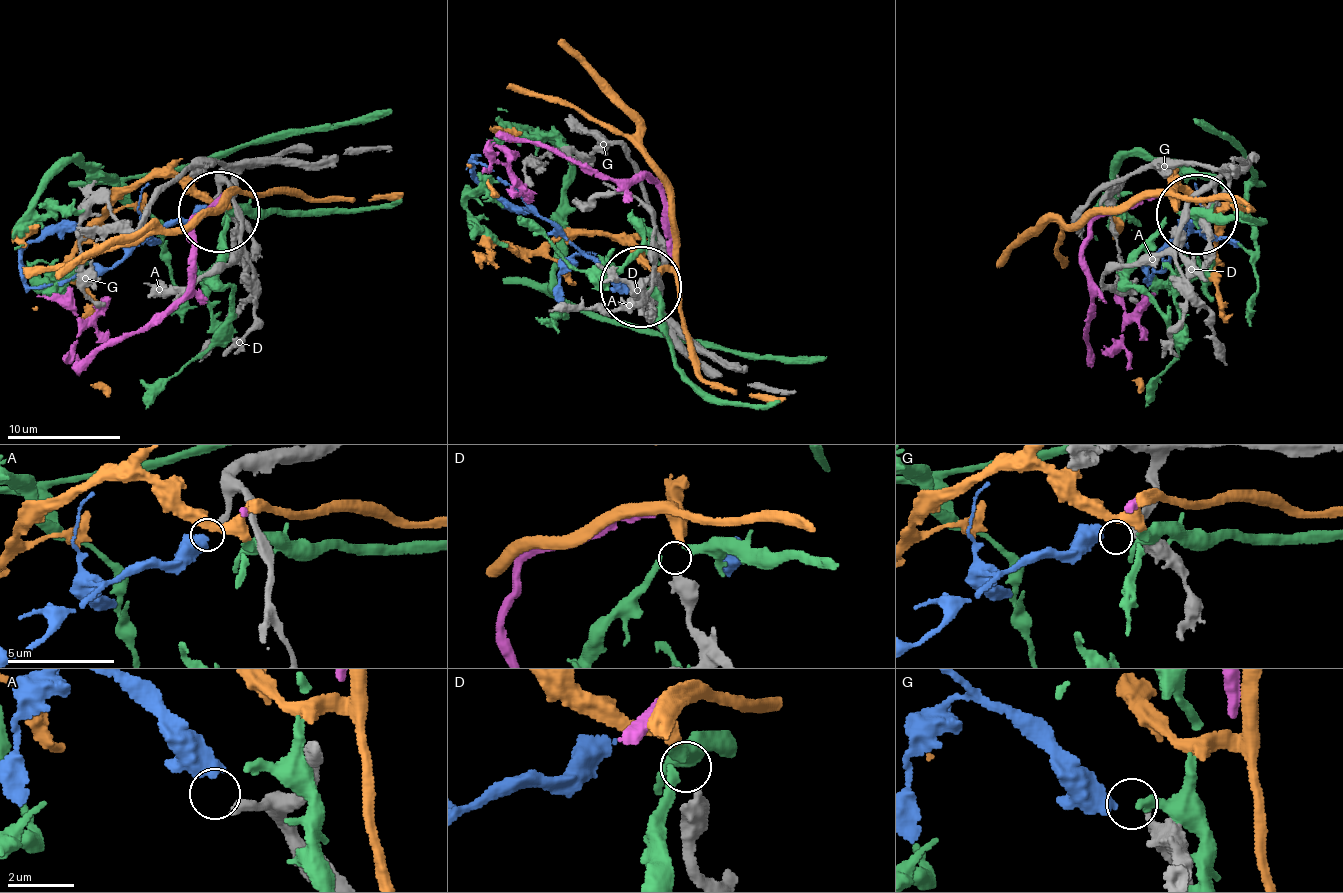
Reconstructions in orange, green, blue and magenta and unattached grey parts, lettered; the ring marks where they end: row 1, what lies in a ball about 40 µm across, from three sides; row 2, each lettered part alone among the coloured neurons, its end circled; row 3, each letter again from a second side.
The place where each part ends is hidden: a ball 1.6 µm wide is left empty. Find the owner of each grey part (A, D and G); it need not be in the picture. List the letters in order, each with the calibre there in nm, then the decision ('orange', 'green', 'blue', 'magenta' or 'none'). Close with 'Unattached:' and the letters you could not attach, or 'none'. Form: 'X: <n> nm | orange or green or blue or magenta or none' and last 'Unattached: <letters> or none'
A: 280 nm | blue
D: 500 nm | orange
G: 320 nm | none
Unattached: G

